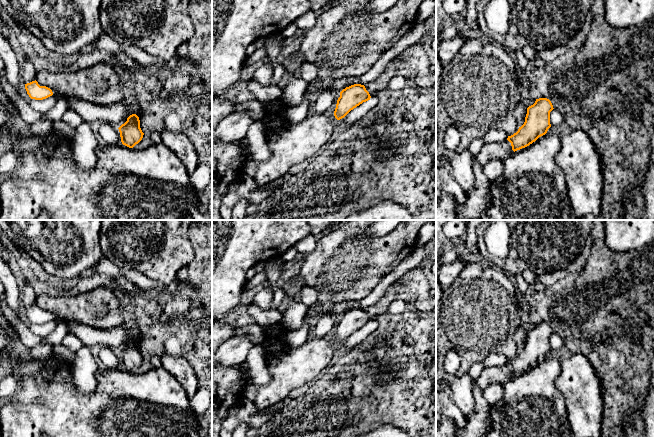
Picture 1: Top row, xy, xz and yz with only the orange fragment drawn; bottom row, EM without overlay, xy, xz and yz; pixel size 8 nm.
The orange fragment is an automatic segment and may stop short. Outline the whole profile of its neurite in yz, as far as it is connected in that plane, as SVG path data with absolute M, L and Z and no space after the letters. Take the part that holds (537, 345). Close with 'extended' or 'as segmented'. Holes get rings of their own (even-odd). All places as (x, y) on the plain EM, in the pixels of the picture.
M536 323L535 327L527 332L525 346L518 355L503 366L485 367L480 376L474 380L474 386L484 391L493 384L503 385L513 376L535 366L551 351L550 336L553 333L549 323Z; extended

